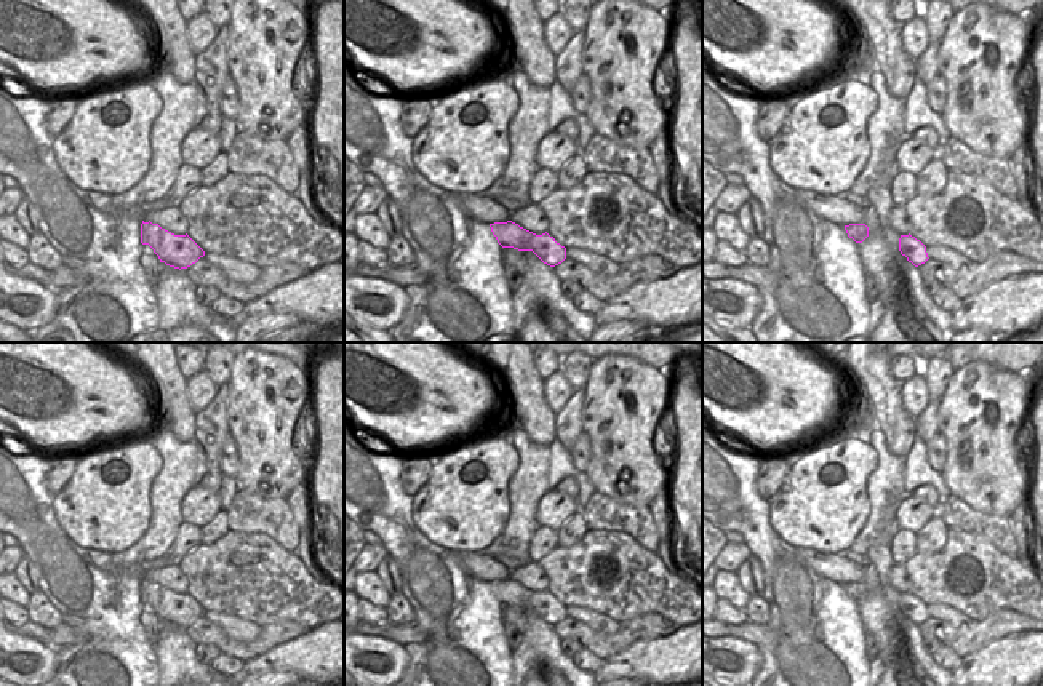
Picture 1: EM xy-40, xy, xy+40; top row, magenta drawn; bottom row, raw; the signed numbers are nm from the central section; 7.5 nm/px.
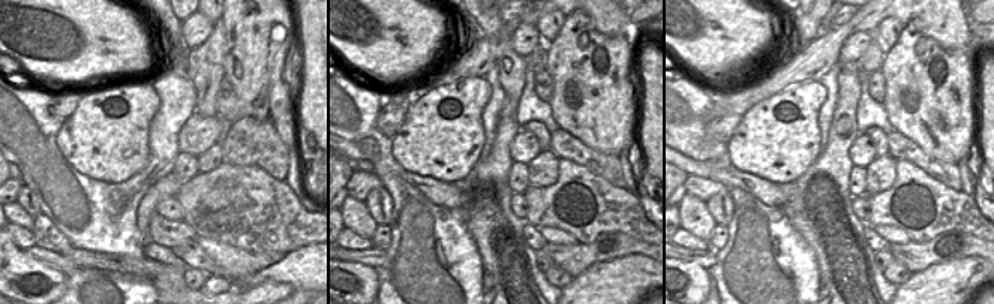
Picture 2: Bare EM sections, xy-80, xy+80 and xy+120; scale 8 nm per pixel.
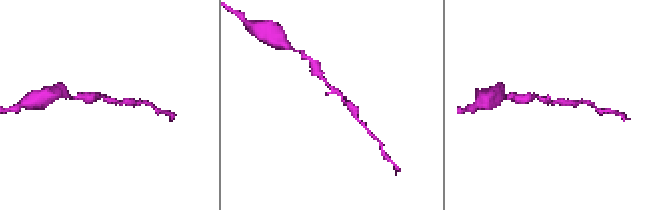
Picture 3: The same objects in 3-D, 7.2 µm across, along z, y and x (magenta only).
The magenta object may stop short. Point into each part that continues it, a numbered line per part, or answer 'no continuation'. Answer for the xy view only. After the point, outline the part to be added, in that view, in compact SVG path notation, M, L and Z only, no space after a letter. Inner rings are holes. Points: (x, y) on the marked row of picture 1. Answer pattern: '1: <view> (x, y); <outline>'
no continuation

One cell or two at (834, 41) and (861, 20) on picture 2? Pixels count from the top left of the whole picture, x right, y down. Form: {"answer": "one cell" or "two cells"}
{"answer": "one cell"}

